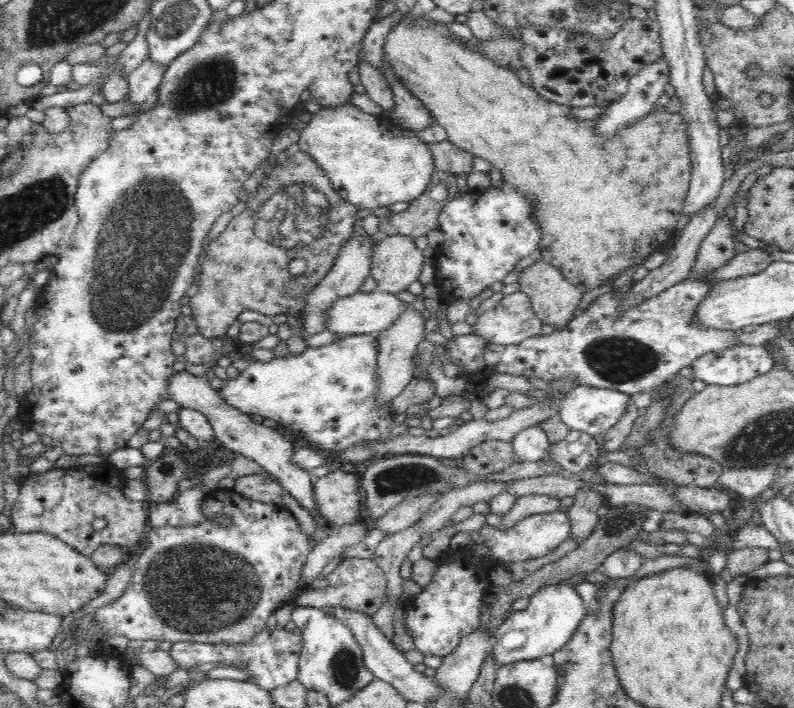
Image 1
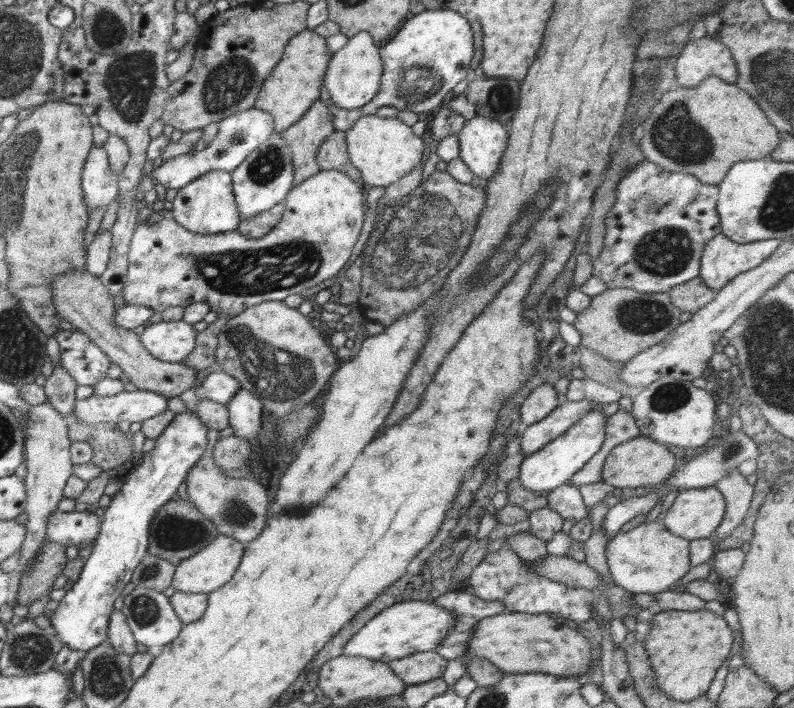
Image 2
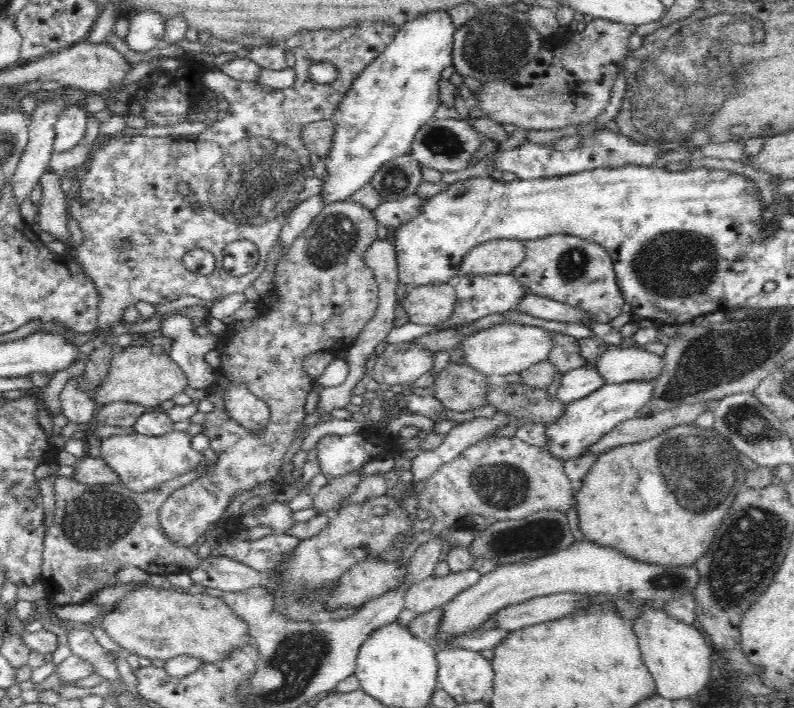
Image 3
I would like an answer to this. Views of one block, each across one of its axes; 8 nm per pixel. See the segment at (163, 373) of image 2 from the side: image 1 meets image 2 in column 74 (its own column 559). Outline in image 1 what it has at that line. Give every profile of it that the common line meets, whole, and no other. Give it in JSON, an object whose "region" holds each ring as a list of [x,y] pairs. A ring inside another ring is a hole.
{"region":[[[542,258],[523,270],[518,283],[520,283],[520,291],[528,295],[532,310],[541,323],[552,324],[560,329],[566,327],[566,324],[574,318],[574,312],[582,300],[582,292],[576,288],[576,285],[572,285],[558,268]]]}

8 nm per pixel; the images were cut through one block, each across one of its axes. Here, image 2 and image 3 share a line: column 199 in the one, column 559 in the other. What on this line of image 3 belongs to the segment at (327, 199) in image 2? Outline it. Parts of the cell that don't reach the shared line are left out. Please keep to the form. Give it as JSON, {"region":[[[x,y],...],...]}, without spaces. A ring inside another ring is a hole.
{"region":[[[563,234],[523,243],[524,262],[514,270],[513,276],[525,292],[586,311],[588,315],[596,317],[596,322],[608,323],[622,314],[624,295],[617,284],[612,257],[602,245],[579,236]]]}

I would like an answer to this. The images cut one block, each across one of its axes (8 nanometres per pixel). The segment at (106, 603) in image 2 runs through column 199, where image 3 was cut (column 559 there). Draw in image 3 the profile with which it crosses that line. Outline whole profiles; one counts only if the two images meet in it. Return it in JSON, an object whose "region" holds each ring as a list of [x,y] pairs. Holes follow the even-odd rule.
{"region":[[[630,380],[630,382],[606,383],[596,392],[566,405],[564,416],[545,428],[546,449],[549,454],[566,462],[584,456],[586,448],[596,444],[602,436],[624,420],[637,417],[638,412],[647,406],[653,395],[654,380]]]}

